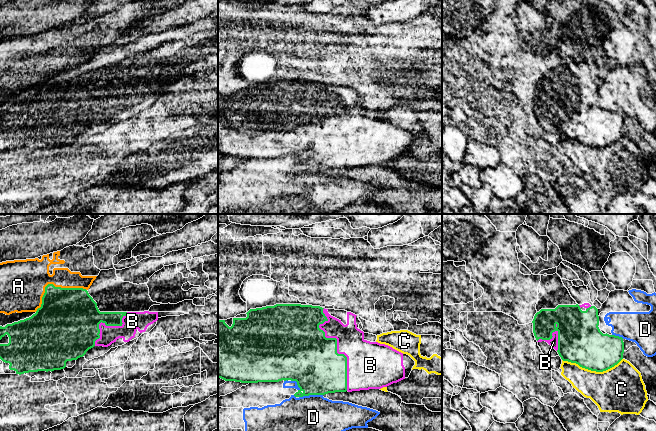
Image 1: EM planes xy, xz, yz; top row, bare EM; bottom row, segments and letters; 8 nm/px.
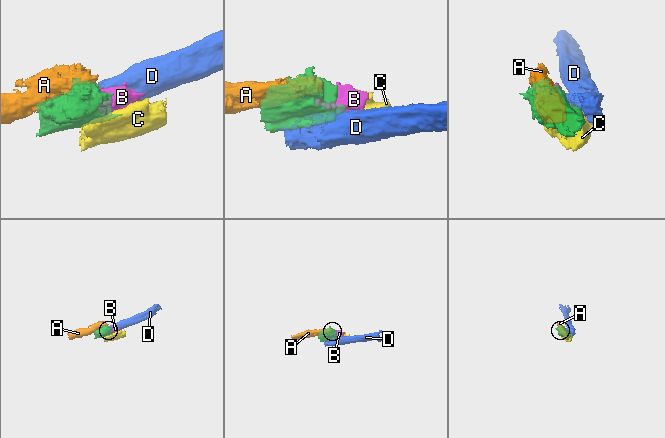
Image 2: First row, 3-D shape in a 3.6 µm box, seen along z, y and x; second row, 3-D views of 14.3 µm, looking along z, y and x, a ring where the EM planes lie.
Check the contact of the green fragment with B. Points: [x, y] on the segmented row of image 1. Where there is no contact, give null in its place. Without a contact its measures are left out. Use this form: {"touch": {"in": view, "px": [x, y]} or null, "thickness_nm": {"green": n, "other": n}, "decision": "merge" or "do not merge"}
{"touch": {"in": "xz", "px": [336, 346]}, "thickness_nm": {"green": 440, "other": 280}, "decision": "merge"}

